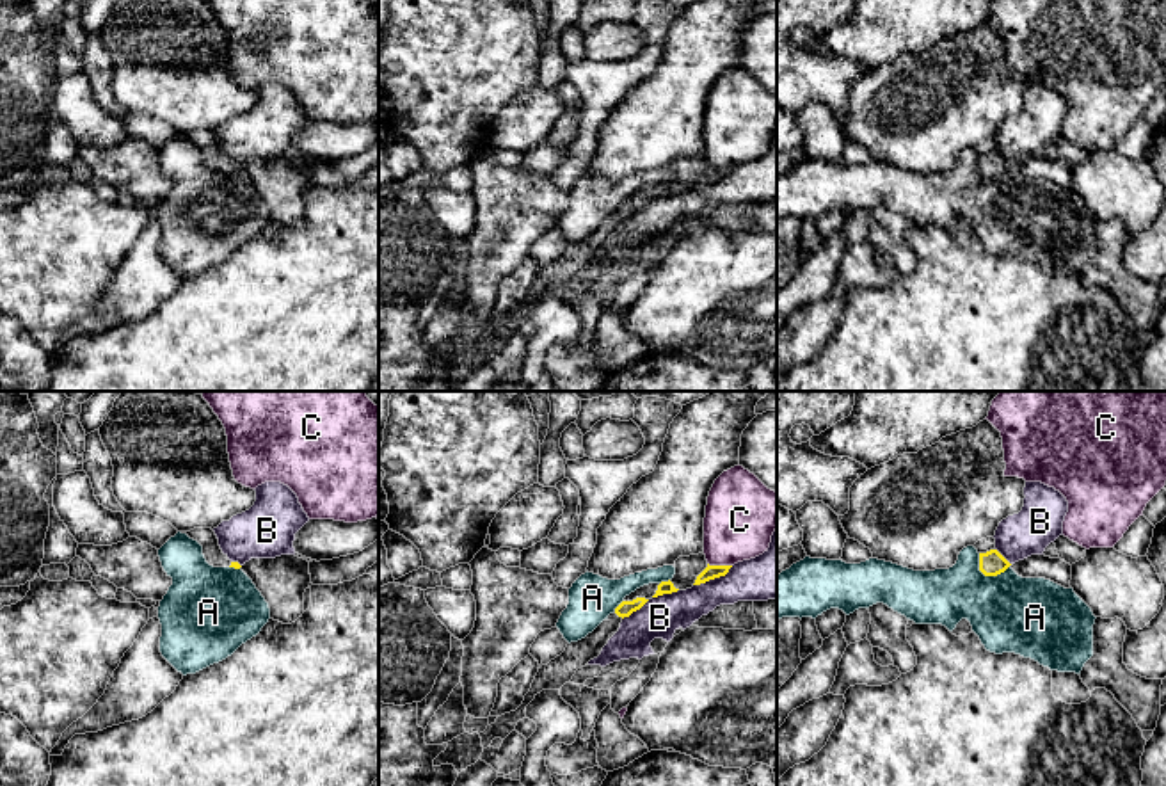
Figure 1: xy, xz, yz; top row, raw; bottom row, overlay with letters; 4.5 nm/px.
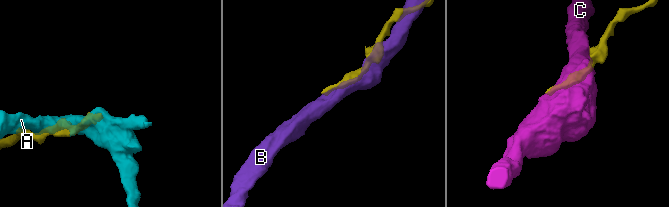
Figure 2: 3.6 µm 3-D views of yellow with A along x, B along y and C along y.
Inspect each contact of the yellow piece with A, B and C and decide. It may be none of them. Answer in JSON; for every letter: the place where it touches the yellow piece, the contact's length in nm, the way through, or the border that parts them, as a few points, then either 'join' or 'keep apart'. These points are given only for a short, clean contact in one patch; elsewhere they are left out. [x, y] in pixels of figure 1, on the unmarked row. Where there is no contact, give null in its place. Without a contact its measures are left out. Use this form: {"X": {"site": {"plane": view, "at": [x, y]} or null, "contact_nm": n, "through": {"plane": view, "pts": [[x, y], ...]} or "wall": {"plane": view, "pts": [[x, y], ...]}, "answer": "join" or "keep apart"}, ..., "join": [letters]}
{"A": {"site": {"plane": "yz", "at": [987, 176]}, "contact_nm": 160, "wall": {"plane": "yz", "pts": [[978, 155], [978, 169], [985, 176], [999, 176], [1008, 168]]}, "answer": "keep apart"}, "B": {"site": {"plane": "xz", "at": [713, 180]}, "contact_nm": 200, "answer": "keep apart"}, "C": {"site": {"plane": "xz", "at": [720, 168]}, "contact_nm": 110, "answer": "keep apart"}, "join": []}

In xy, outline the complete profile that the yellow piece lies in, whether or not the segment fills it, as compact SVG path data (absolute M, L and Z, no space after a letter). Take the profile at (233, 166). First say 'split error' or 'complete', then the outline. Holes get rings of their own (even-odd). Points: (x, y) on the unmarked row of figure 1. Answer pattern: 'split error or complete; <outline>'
split error; M194 130L181 135L187 135L190 140L197 142L203 148L203 156L210 167L235 171L242 169L238 164L231 164L228 156L222 155L219 140L212 130Z

